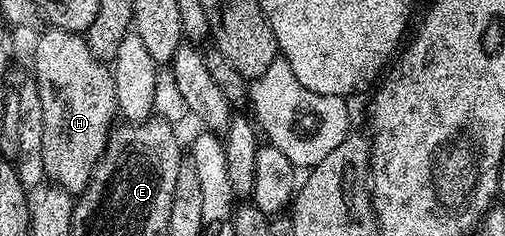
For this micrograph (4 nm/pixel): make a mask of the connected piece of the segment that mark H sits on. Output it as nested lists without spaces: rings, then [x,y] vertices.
[[[52,27],[46,30],[33,49],[32,73],[39,99],[43,99],[43,167],[46,178],[52,184],[62,185],[68,193],[79,195],[87,187],[93,169],[103,155],[105,144],[109,142],[109,134],[115,125],[113,117],[118,116],[115,83],[110,66],[95,59],[82,34]]]

